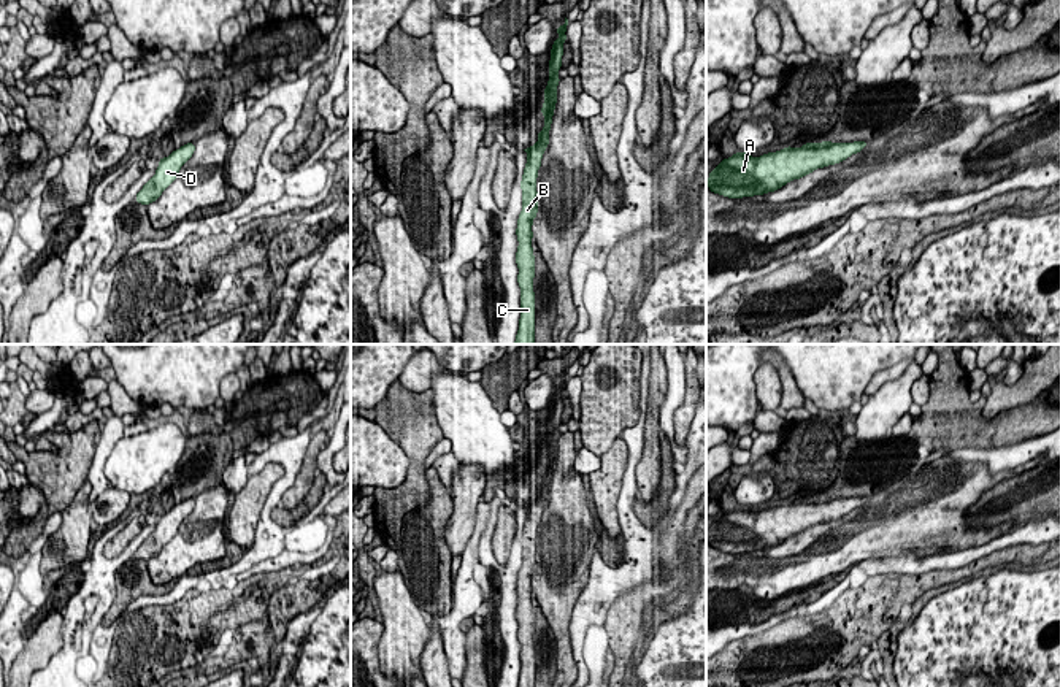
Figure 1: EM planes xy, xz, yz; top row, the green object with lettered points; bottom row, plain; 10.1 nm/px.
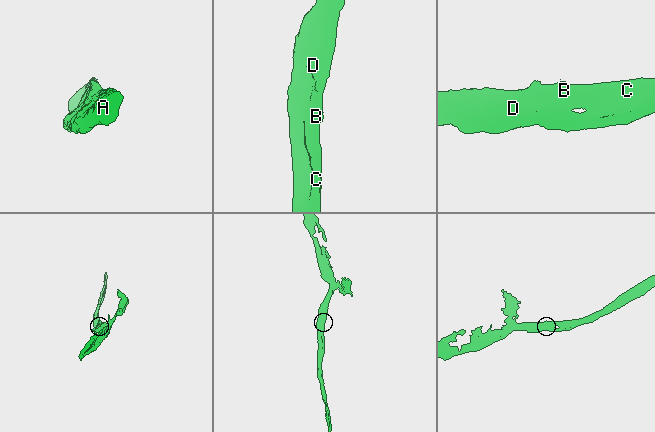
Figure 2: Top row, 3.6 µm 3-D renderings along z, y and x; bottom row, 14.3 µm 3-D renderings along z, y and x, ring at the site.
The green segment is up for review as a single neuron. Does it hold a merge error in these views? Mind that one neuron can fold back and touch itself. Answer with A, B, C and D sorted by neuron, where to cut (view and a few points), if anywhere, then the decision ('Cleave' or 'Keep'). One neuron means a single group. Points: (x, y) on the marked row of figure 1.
Groups: A B C D. No split. Keep

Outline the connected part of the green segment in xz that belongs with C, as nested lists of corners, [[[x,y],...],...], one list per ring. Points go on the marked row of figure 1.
[[[565,17],[565,24],[555,29],[555,33],[560,36],[554,40],[552,49],[551,49],[551,60],[549,60],[549,81],[547,86],[544,87],[544,103],[541,106],[541,114],[544,116],[544,127],[541,132],[538,132],[538,141],[533,146],[528,146],[524,149],[527,152],[527,163],[524,168],[522,181],[520,181],[520,189],[522,189],[522,211],[517,219],[517,252],[516,252],[516,263],[519,268],[517,274],[517,284],[520,287],[520,319],[519,319],[519,330],[516,335],[514,344],[535,344],[535,292],[533,292],[533,278],[535,278],[535,255],[533,255],[533,248],[532,248],[532,225],[533,219],[538,216],[538,192],[536,192],[536,178],[538,178],[538,170],[541,167],[541,159],[544,151],[547,149],[549,144],[549,130],[552,124],[552,116],[557,103],[557,86],[560,83],[559,78],[559,70],[562,68],[562,56],[563,56],[563,43],[566,41],[566,25],[568,19]]]

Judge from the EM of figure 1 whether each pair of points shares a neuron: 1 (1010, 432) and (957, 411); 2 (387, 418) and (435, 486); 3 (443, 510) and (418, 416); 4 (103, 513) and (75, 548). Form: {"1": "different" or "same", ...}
{"1": "same", "2": "different", "3": "different", "4": "different"}

